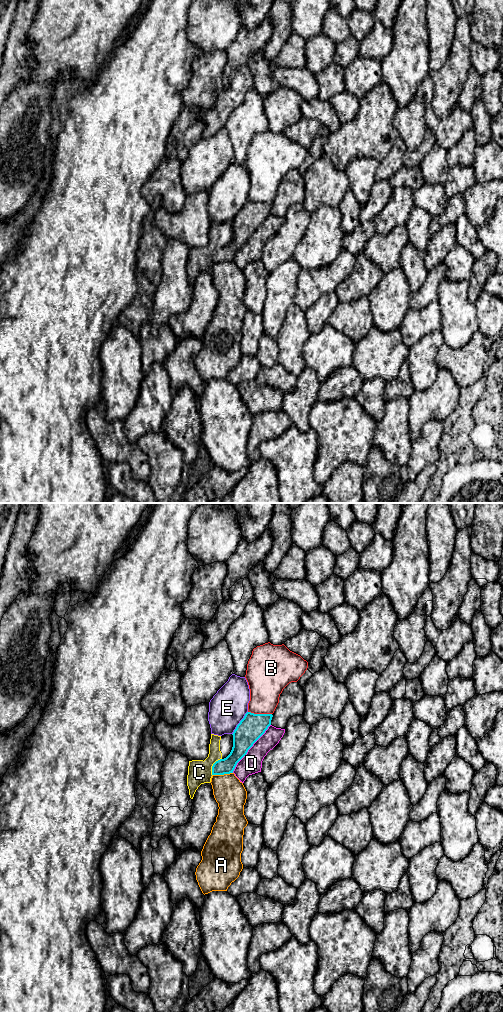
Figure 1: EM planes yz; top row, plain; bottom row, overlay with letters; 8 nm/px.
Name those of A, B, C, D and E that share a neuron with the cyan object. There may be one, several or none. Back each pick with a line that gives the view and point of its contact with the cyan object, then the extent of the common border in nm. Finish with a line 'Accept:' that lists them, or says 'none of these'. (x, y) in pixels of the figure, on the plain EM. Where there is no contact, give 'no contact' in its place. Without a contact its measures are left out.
Accept: none of these

